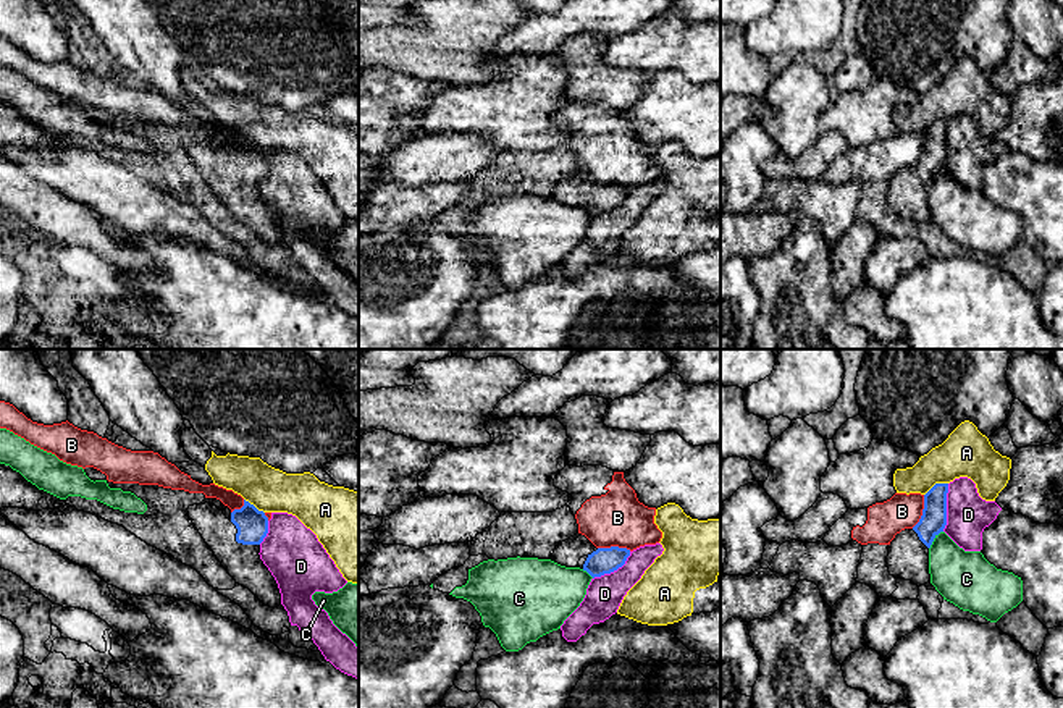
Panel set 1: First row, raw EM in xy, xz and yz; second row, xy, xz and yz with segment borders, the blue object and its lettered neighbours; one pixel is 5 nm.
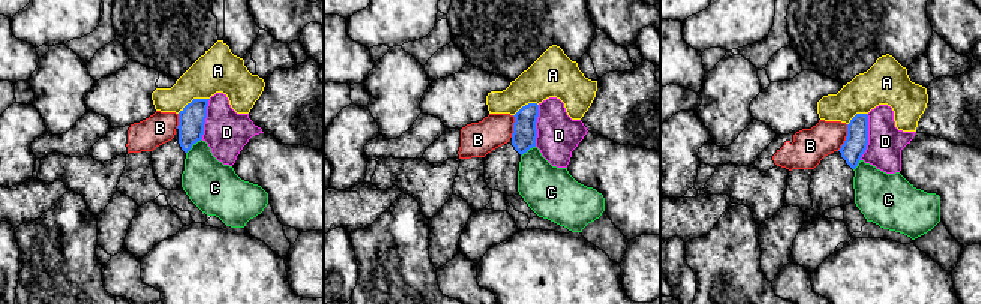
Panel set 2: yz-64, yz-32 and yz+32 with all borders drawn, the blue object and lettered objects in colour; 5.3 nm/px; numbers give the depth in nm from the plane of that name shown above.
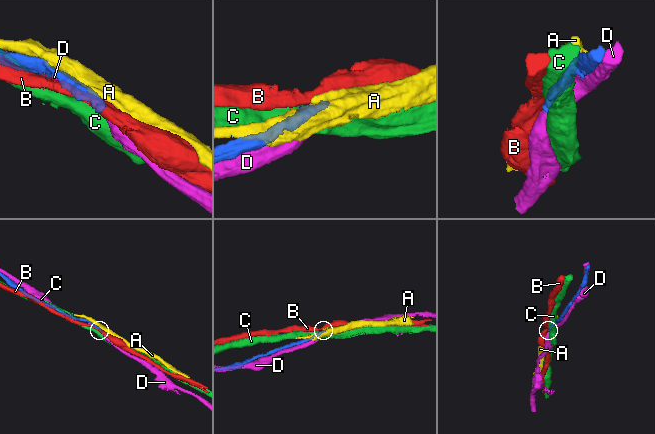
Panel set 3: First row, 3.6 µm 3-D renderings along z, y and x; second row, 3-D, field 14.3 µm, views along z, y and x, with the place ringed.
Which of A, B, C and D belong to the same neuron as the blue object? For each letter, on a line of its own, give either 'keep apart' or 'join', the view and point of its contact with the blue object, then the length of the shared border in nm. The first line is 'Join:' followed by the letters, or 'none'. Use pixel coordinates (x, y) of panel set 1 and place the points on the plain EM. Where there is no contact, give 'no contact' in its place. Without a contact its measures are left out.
Join: none
A: keep apart; meets blue in yz at (936, 122); contact 140 nm long
B: keep apart; meets blue in yz at (923, 149); contact 180 nm long
C: keep apart; meets blue in yz at (932, 178); contact 120 nm long
D: keep apart; meets blue in yz at (945, 146); contact 240 nm long

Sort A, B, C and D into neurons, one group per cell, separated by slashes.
A / B / C / D

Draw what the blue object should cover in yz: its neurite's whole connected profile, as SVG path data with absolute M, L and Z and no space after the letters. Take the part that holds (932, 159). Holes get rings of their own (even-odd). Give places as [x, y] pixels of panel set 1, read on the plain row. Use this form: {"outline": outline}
{"outline": "M935 121L924 133L919 160L890 179L887 205L895 217L911 218L918 225L931 220L929 186L947 163L947 131L948 121Z"}

